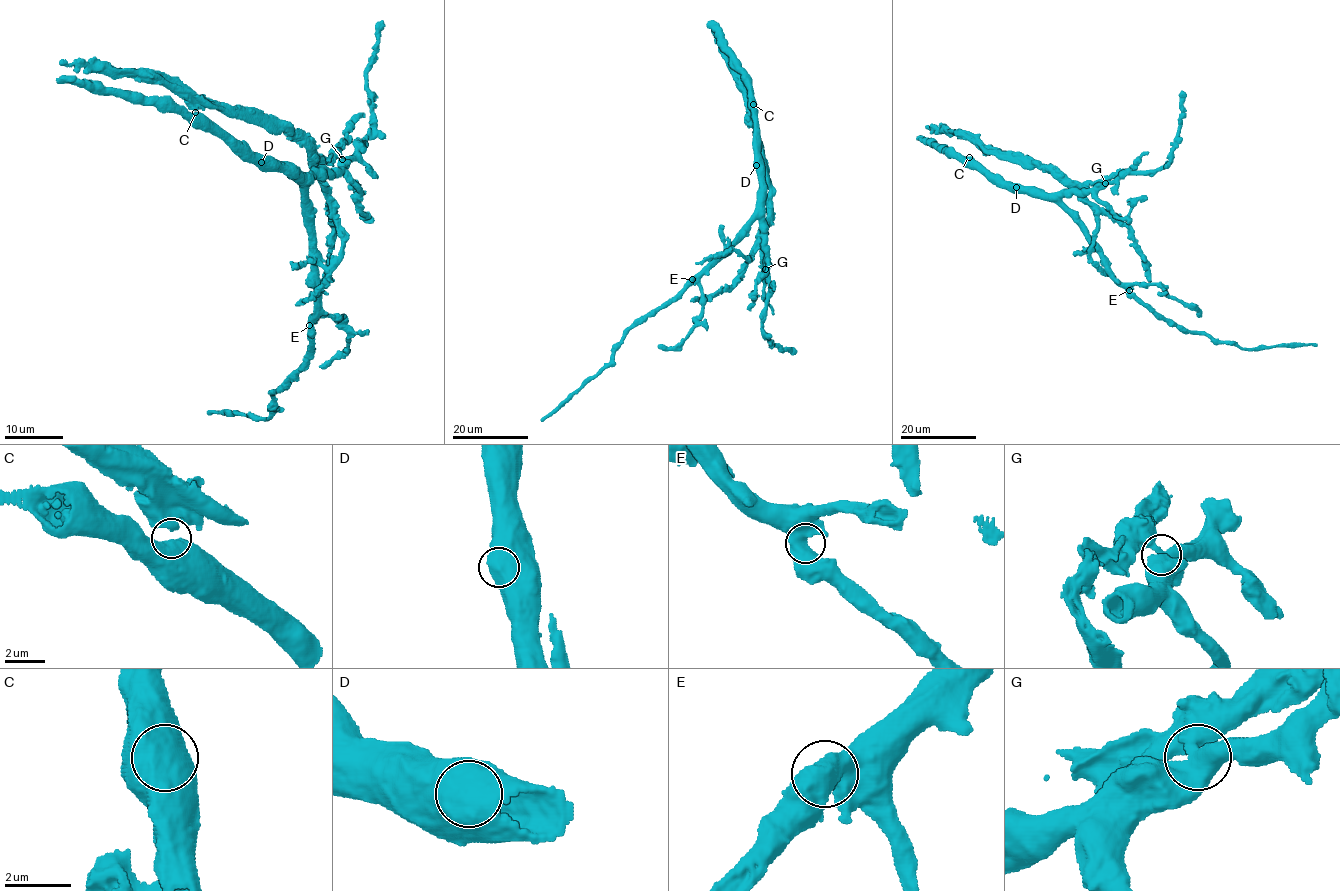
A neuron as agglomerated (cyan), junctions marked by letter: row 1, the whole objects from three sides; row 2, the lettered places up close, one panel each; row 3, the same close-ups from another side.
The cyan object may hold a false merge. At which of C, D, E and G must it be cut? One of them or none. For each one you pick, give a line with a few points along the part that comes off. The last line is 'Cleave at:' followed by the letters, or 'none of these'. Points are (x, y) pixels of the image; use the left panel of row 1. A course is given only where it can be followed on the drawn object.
G: (342, 159), (313, 156), (299, 138), (284, 130), (255, 124), (166, 83), (139, 81), (131, 75), (60, 60)
Cleave at: G

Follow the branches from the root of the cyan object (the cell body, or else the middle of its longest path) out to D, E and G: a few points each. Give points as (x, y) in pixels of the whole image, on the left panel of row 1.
D: (304, 178), (284, 170), (272, 169), (261, 162)
E: (304, 178), (301, 188), (309, 210), (318, 282), (316, 307), (309, 325)
G: (304, 178), (319, 171), (342, 172), (342, 159)

